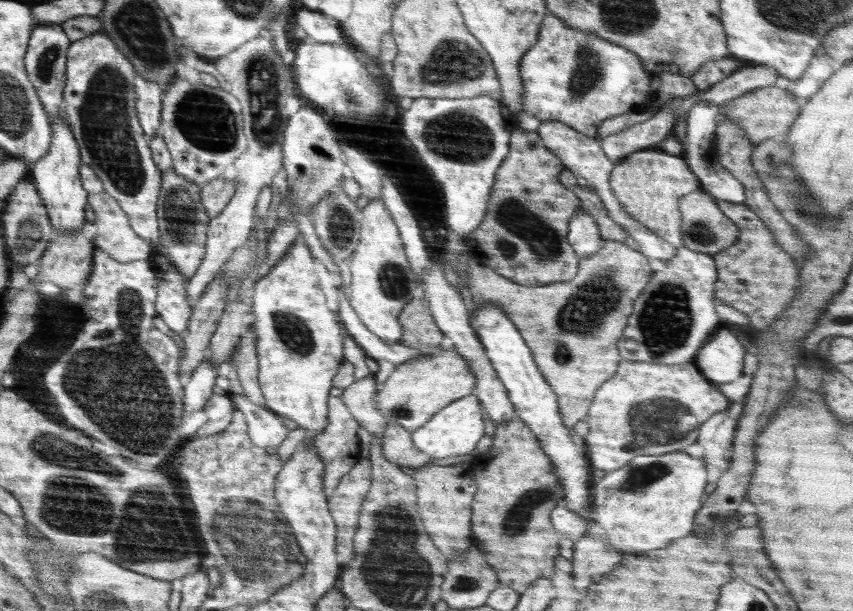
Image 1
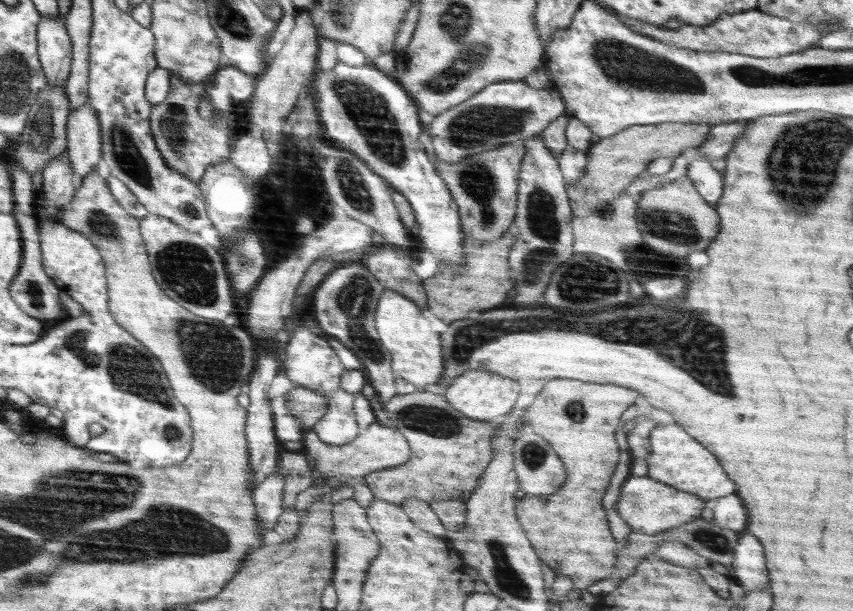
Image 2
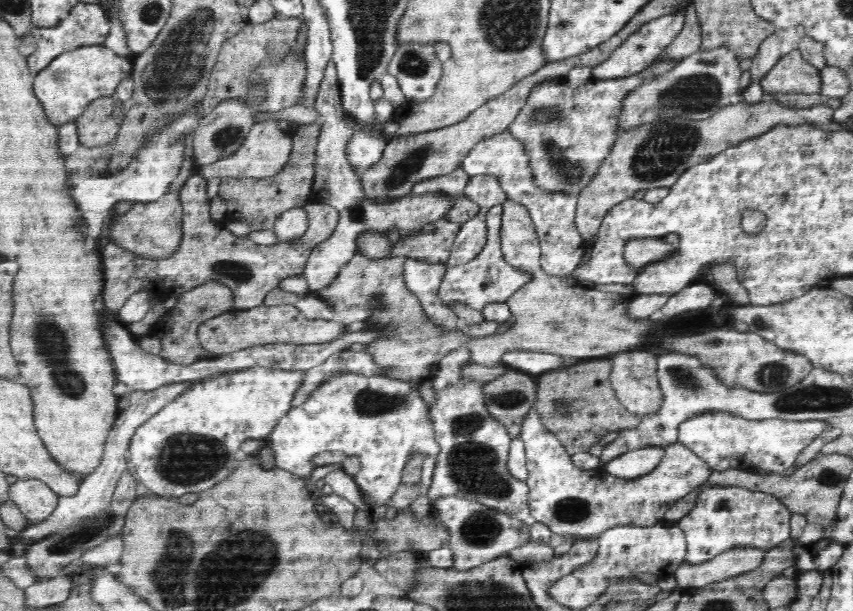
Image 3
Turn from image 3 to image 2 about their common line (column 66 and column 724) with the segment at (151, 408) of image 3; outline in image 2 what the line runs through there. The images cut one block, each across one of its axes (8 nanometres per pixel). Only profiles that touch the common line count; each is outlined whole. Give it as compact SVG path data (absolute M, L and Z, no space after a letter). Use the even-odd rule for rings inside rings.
M737 494L716 499L712 503L714 518L718 526L741 534L746 531L748 524L747 510Z

